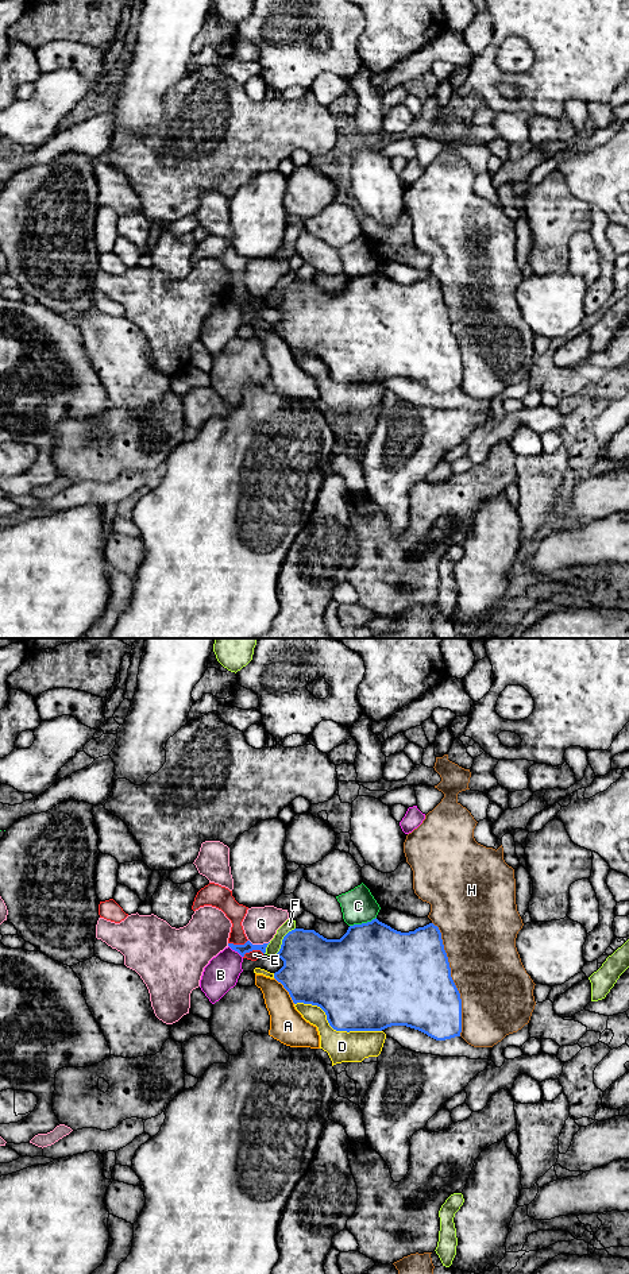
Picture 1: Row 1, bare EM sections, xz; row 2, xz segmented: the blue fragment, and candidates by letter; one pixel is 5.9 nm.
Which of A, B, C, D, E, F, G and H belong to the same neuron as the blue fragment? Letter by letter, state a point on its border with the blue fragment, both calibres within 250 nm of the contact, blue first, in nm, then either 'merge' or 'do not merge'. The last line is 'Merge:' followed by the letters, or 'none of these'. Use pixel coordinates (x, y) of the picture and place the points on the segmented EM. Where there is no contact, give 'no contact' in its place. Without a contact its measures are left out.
A: xz (286, 989) | 400/200 nm | do not merge
B: xz (235, 950) | 60/200 nm | do not merge
C: xz (362, 923) | 480/200 nm | do not merge
D: xz (335, 1029) | 440/190 nm | do not merge
E: xz (253, 949) | 60/60 nm | do not merge
F: xz (282, 941) | 380/80 nm | do not merge
G: xz (259, 945) | 60/200 nm | do not merge
H: xz (451, 979) | 500/420 nm | do not merge
Merge: none of these

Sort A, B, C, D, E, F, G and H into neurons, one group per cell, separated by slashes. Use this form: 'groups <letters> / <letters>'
groups A / B / C / D E / F / G / H

